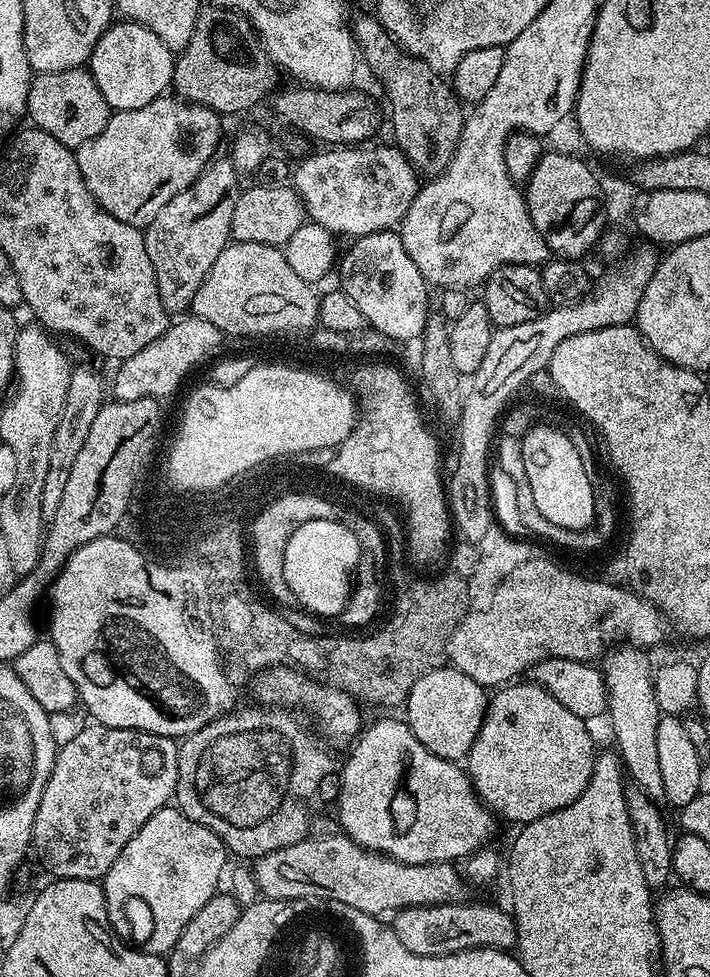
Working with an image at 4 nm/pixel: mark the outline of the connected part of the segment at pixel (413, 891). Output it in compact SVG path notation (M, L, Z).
M316 836L299 840L297 844L286 846L282 850L274 850L270 854L259 857L254 864L256 886L261 897L270 900L333 900L346 902L346 906L354 906L354 910L362 910L366 914L380 918L387 914L395 914L401 908L413 908L423 904L454 904L465 899L465 877L455 863L446 864L407 864L380 852L372 852L360 844L354 843L349 836Z

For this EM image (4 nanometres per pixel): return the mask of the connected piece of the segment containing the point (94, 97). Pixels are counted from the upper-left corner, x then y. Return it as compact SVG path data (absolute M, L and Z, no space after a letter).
M87 67L33 75L28 91L27 119L35 127L46 130L46 134L58 138L58 142L62 142L66 147L75 150L98 138L109 115L106 98L102 98L102 90L98 90L98 82L94 82Z

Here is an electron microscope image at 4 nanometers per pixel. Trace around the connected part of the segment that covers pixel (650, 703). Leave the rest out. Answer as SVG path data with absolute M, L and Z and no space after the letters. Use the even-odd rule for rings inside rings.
M617 646L602 660L604 681L608 686L608 711L606 720L612 723L612 732L616 735L615 749L618 751L625 771L639 785L639 791L655 802L664 800L666 782L662 782L662 770L658 767L658 722L662 715L658 698L654 690L654 664L648 661L649 653L635 646Z

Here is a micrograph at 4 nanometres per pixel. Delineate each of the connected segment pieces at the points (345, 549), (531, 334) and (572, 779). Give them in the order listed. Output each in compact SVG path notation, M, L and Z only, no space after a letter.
M311 520L299 528L297 537L286 542L282 573L284 581L296 595L296 604L320 616L339 617L353 589L360 550L355 534L333 520Z
M646 247L648 248L636 248L633 252L631 249L623 259L613 263L616 265L609 272L602 273L600 281L597 284L595 281L580 299L561 303L561 308L549 307L548 311L541 312L538 318L530 322L518 322L518 326L506 326L493 331L486 358L482 358L482 366L478 366L478 370L471 373L472 385L469 388L467 385L462 396L458 421L461 457L468 456L467 461L471 463L470 461L480 462L490 456L498 425L513 399L511 396L535 372L543 373L547 369L554 350L558 350L558 346L566 342L566 338L574 338L574 334L586 334L590 330L602 330L606 326L632 324L635 321L642 294L646 286L650 286L650 278L654 278L658 263L658 252L657 256L655 252L657 249Z
M524 682L501 687L497 691L500 693L489 699L478 738L474 738L474 746L466 757L466 771L481 802L501 821L513 820L516 826L534 822L554 810L562 810L562 806L570 806L570 802L586 790L598 755L585 720L578 718L578 714L570 714L570 710L566 710L566 706L542 686L520 683Z

